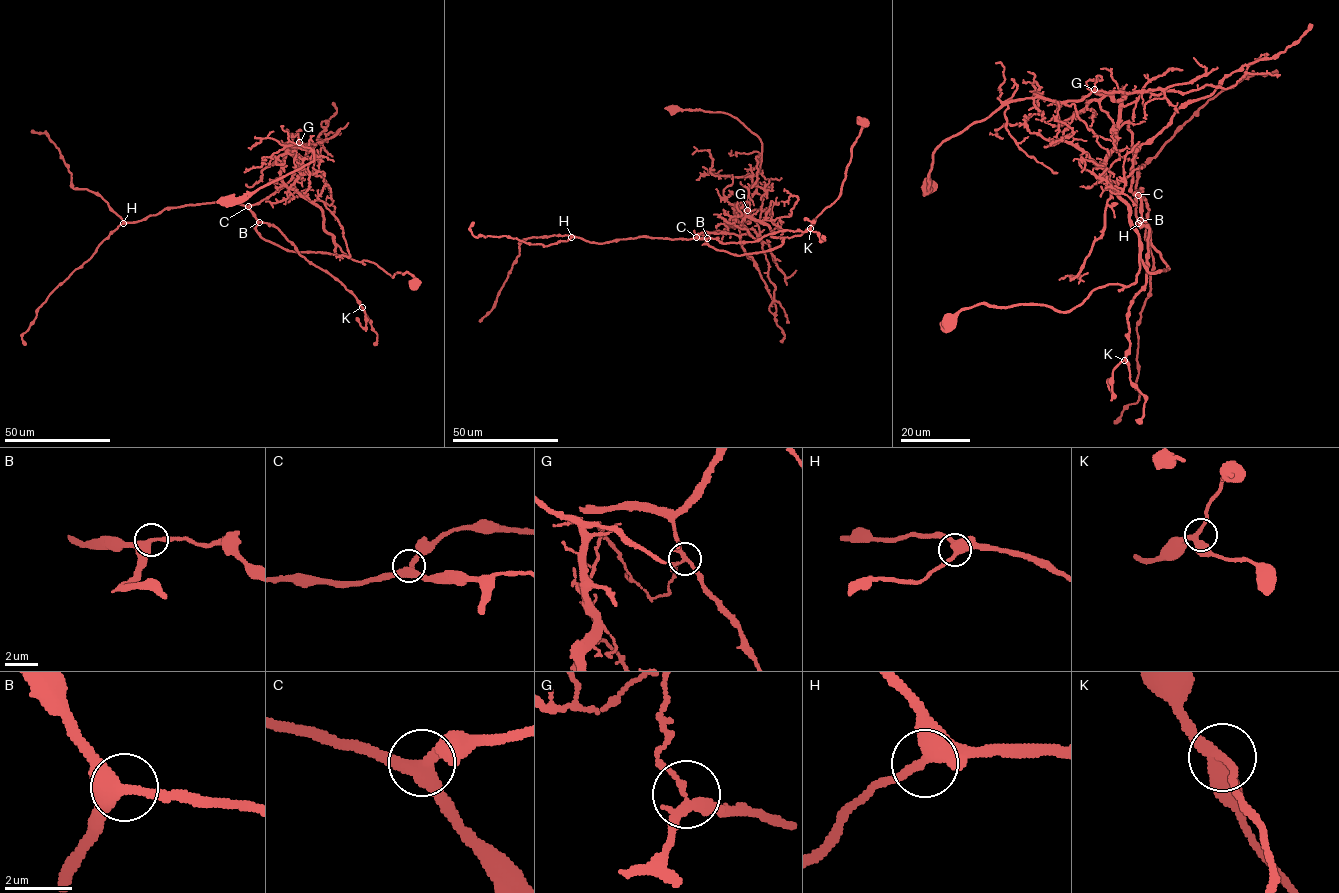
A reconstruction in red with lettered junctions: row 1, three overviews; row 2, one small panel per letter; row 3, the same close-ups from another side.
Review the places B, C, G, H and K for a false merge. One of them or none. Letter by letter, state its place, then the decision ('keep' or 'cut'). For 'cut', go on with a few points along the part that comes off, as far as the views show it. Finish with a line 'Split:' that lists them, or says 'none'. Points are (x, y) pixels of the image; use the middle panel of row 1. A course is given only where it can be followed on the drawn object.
B: at (707, 238); keep
C: at (696, 237); keep
G: at (747, 210); cut; foreign part runs (747, 210), (746, 204), (756, 190), (761, 140), (728, 114), (664, 108)
H: at (571, 237); keep
K: at (810, 228); keep
Split: G

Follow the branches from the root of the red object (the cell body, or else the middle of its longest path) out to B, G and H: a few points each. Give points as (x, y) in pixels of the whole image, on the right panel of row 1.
B: (948, 321), (978, 303), (1070, 311), (1098, 288), (1135, 282), (1139, 258), (1150, 273), (1166, 270), (1140, 220)
G: (948, 321), (1136, 281), (1138, 233), (1105, 176), (1120, 105), (1094, 89)
H: (948, 321), (978, 303), (1070, 311), (1098, 288), (1135, 282), (1139, 258), (1166, 270), (1143, 188), (1138, 223)

